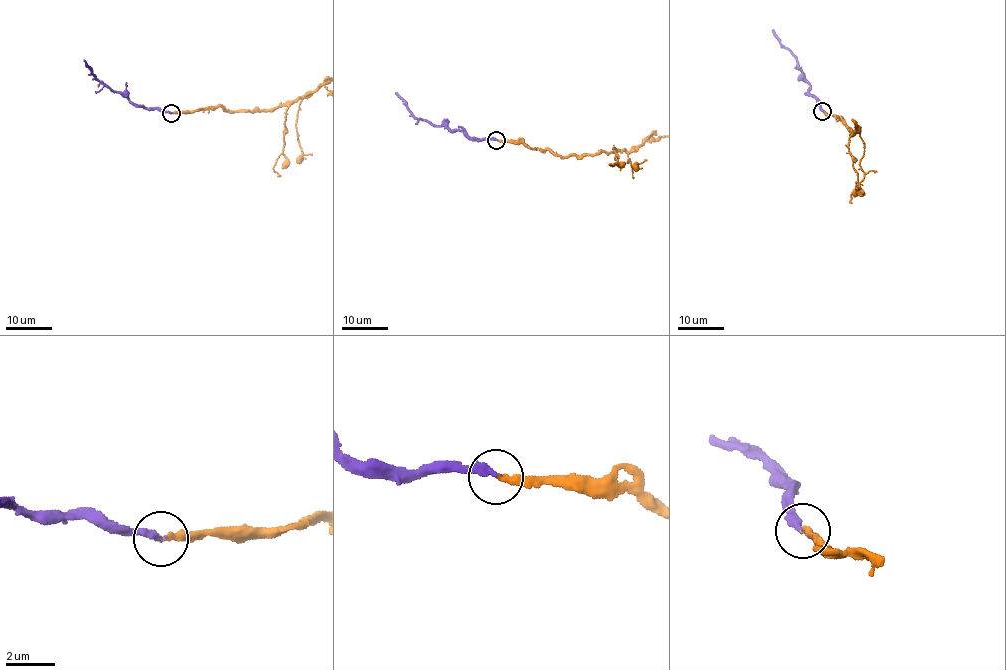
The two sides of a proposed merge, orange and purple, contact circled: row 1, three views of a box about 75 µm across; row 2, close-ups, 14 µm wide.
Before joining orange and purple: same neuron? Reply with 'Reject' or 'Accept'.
Accept

